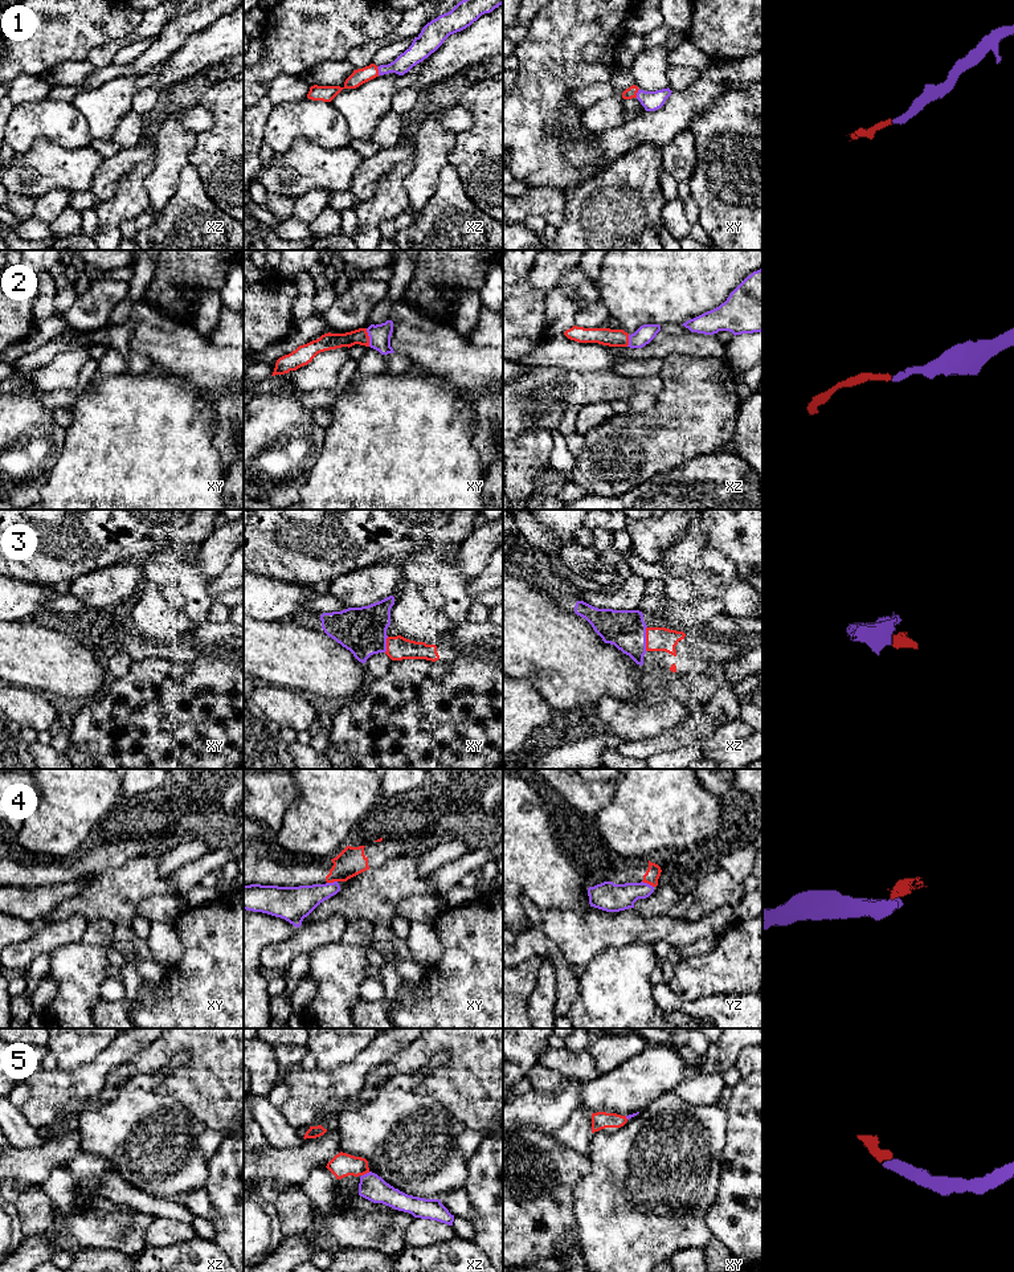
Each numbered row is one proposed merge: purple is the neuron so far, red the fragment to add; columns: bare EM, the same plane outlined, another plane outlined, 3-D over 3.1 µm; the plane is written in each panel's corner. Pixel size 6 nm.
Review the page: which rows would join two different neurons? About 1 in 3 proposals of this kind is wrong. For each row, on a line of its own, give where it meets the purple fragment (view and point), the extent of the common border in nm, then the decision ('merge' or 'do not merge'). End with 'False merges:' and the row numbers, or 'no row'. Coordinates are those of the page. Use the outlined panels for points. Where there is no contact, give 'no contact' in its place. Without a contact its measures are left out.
1: contact xz (379, 70); length 60 nm; merge
2: contact xy (369, 338); length 110 nm; merge
3: contact xz (645, 638); length 150 nm; merge
4: contact yz (646, 883); length 80 nm; do not merge
5: contact xz (367, 1173); length 60 nm; merge
False merges: 4

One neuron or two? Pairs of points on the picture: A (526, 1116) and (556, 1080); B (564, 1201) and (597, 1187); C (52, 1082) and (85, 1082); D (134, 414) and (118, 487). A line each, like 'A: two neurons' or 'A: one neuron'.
A: two neurons
B: two neurons
C: one neuron
D: one neuron

